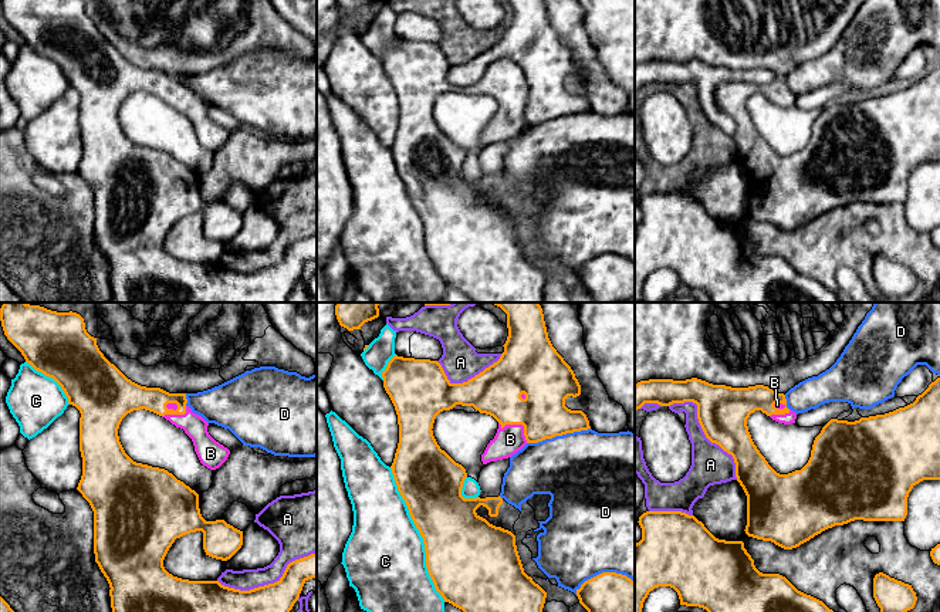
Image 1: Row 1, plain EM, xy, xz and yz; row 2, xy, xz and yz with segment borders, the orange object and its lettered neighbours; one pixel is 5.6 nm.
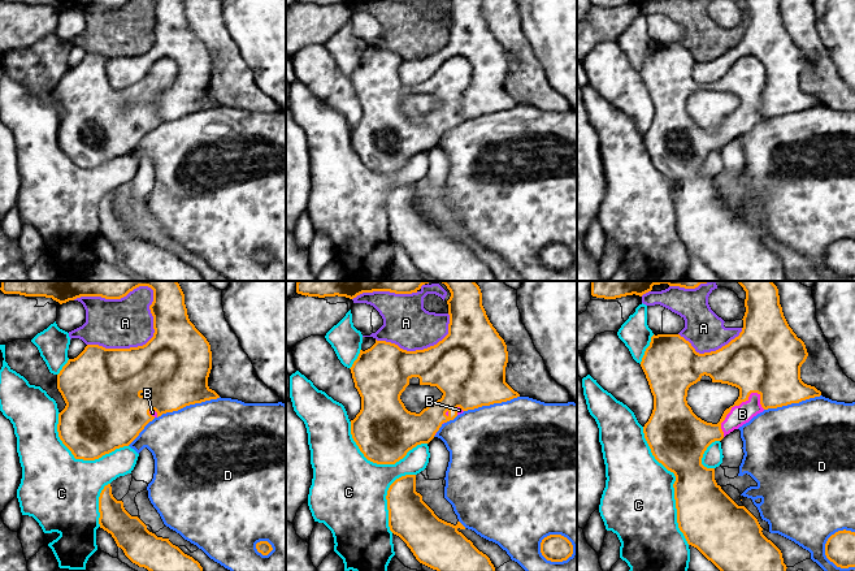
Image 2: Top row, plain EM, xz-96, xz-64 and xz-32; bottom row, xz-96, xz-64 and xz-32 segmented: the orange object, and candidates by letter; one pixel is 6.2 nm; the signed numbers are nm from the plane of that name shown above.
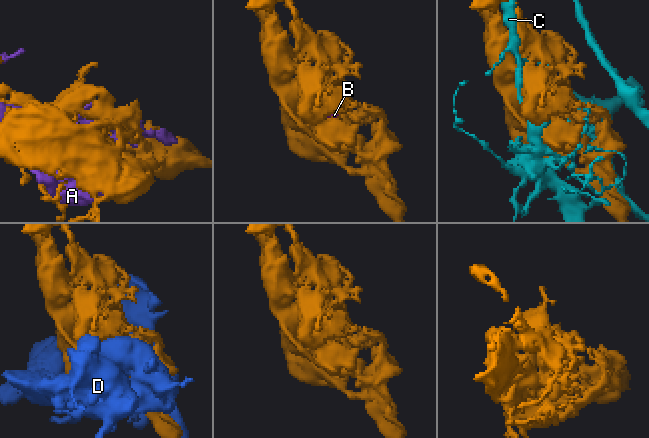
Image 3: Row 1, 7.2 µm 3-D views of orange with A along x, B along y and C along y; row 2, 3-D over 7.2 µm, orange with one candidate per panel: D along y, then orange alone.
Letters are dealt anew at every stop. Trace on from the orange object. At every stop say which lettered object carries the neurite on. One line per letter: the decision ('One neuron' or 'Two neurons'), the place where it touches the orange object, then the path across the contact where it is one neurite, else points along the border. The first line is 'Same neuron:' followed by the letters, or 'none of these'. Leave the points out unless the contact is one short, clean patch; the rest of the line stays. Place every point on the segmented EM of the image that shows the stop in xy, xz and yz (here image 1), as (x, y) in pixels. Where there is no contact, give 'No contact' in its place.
Same neuron: B
A: Two neurons. Touches orange at yz (703, 430)
B: One neuron. Touches orange at xz (518, 423)
C: Two neurons. Touches orange at xz (421, 534)
D: Two neurons. Touches orange at xz (602, 572)

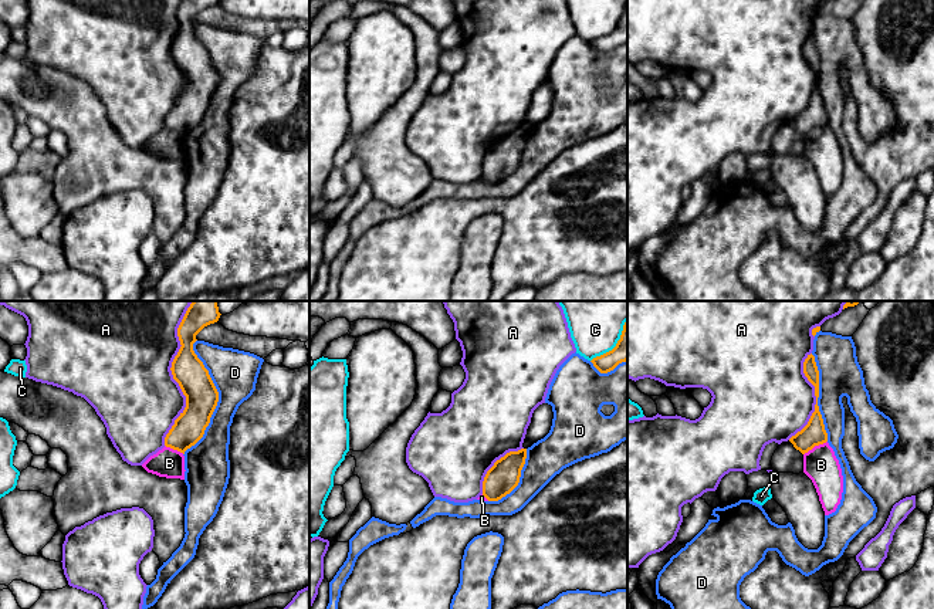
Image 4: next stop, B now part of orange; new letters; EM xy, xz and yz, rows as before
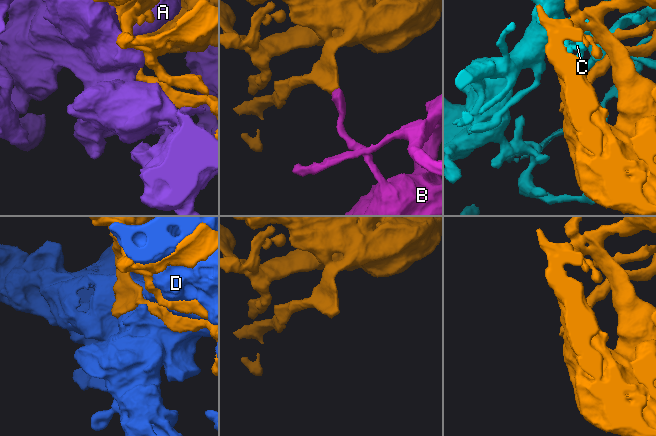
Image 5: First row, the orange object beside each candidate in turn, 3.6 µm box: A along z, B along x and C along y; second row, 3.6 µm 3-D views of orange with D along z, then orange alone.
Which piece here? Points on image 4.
Same neuron: none of these
A: Two neurons. Touches orange at xy (172, 374)
B: Two neurons. Touches orange at yz (815, 445). Boundary: yz (826, 440), (815, 445), (804, 454)
C: Two neurons. Touches orange at xz (616, 345)
D: Two neurons. Touches orange at xy (217, 398)

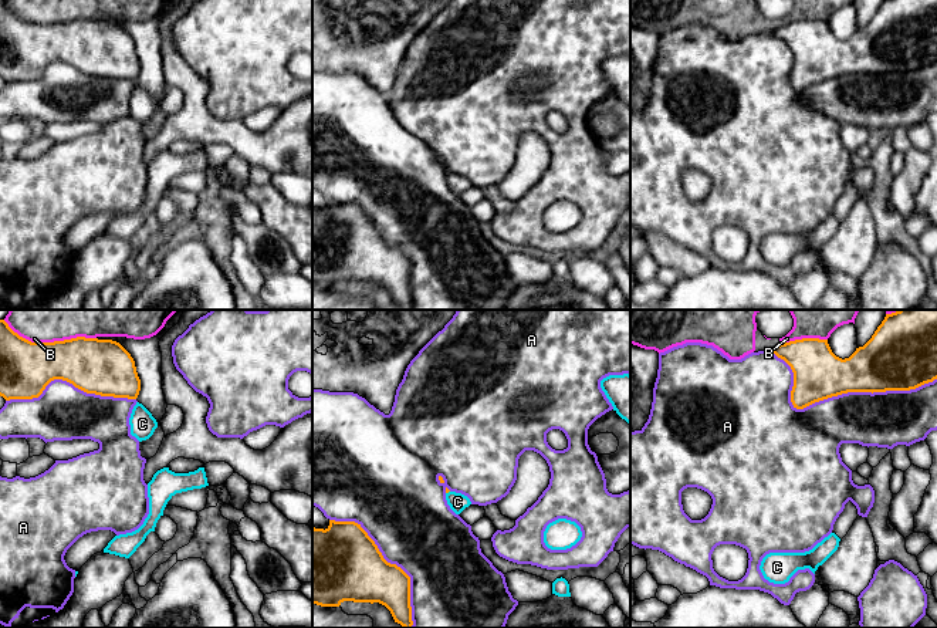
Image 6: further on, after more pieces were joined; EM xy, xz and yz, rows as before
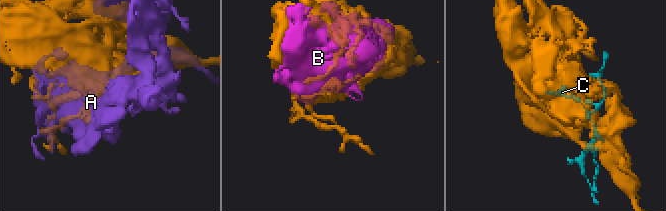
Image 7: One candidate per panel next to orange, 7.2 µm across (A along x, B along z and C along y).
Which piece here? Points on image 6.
Same neuron: none of these
A: Two neurons. Touches orange at yz (836, 395)
B: Two neurons. Touches orange at xy (50, 343)
C: Two neurons. Touches orange at xz (447, 492). Boundary: xz (449, 490), (446, 493)

